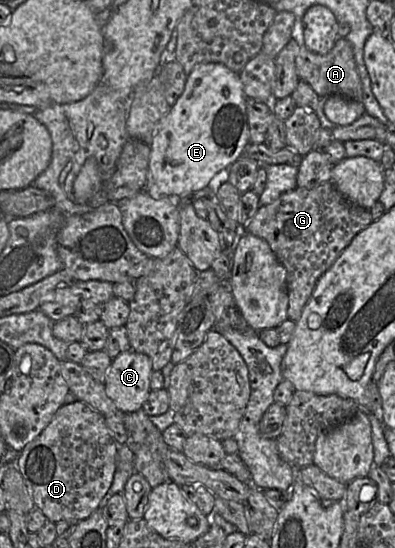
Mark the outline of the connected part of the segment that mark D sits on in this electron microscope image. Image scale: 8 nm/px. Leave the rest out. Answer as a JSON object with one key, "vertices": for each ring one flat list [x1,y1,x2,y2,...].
{"vertices":[[75,401,69,404,63,404,55,413,49,424,43,429,43,431,30,443,28,443,18,455,16,462,16,468,22,475,26,486,32,496,35,508,39,509,47,520,56,523,58,521,66,521,69,523,78,523,79,521,90,516,95,510,97,510,102,498,110,488,114,472,117,467,117,450,118,443,112,437,110,431,106,427,105,417,93,409,90,405,82,401]]}

